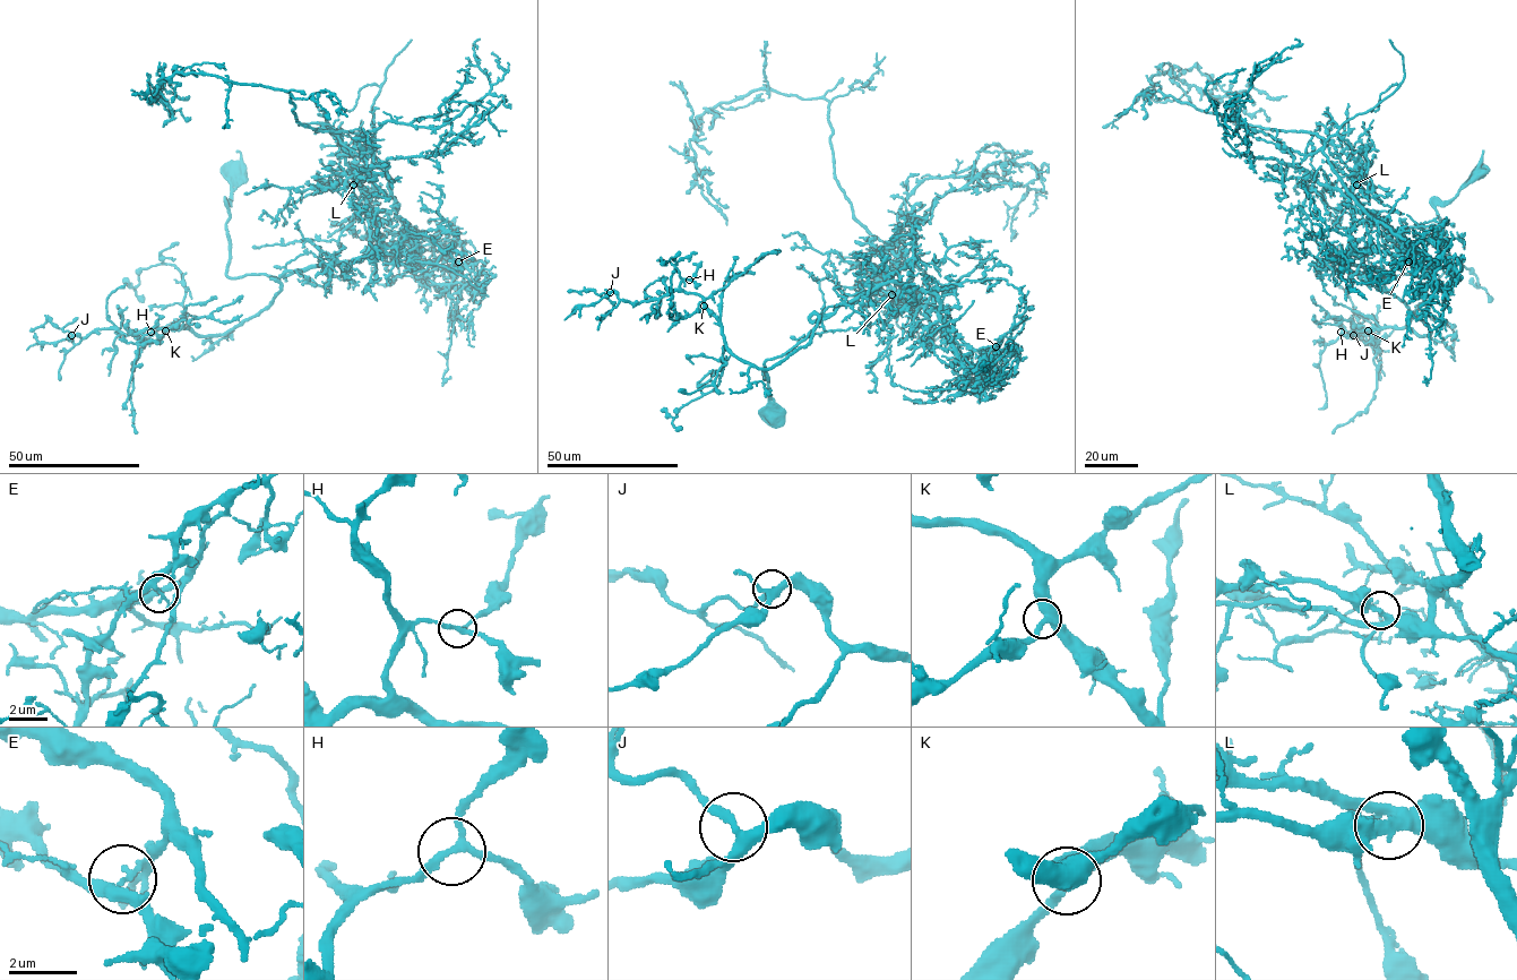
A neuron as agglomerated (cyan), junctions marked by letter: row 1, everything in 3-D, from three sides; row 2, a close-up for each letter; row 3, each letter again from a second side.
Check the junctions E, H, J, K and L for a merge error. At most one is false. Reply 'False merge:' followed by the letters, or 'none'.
False merge: E

